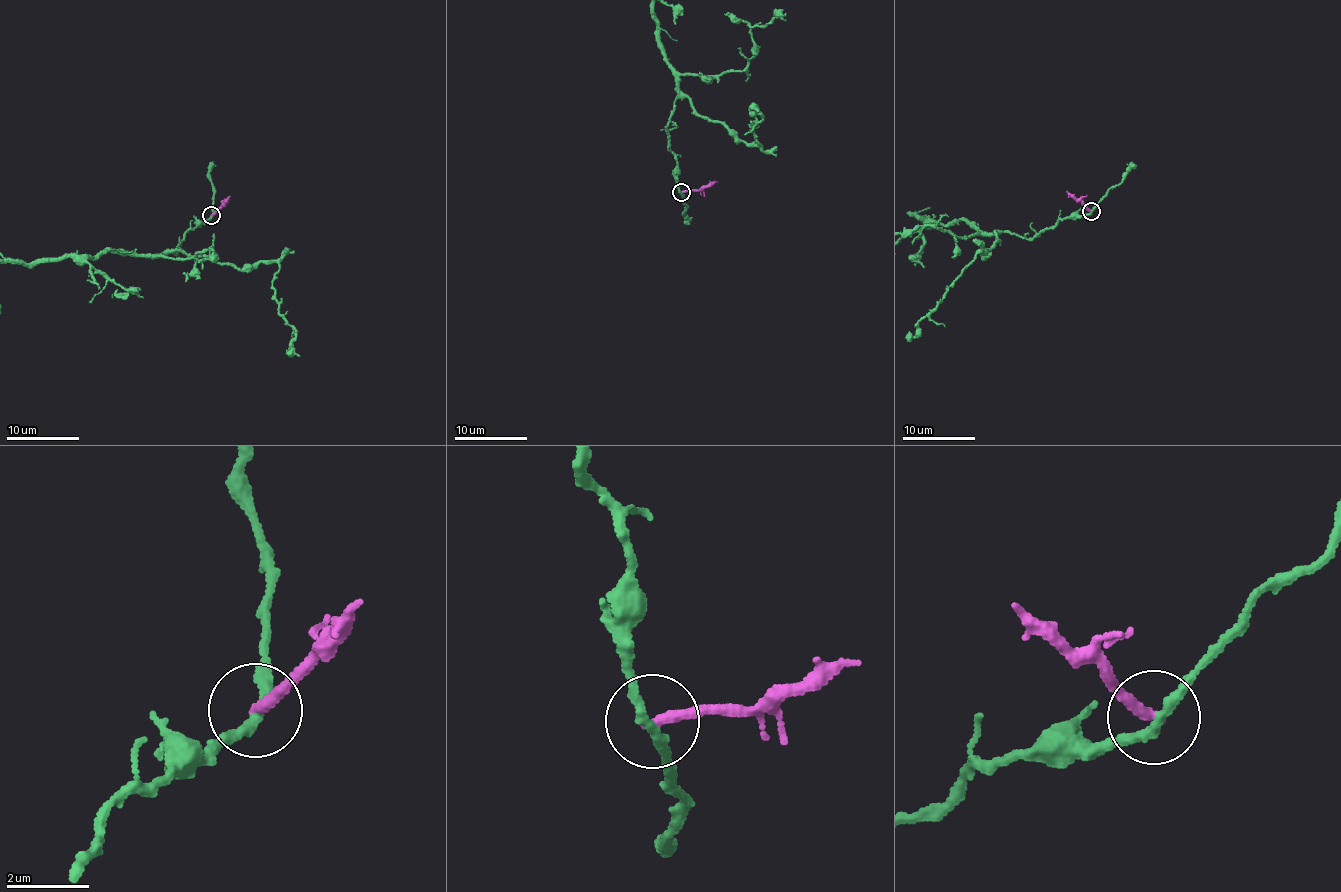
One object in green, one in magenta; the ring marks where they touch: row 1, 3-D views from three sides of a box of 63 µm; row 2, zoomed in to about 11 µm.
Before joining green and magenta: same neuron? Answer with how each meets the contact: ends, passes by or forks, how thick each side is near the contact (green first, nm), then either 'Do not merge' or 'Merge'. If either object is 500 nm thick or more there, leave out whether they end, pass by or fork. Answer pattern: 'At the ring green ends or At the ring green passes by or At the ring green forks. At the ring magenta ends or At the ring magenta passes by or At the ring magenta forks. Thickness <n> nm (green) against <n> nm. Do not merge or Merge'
At the ring green passes by. At the ring magenta ends. Thickness 240 nm (green) against 260 nm. Do not merge

